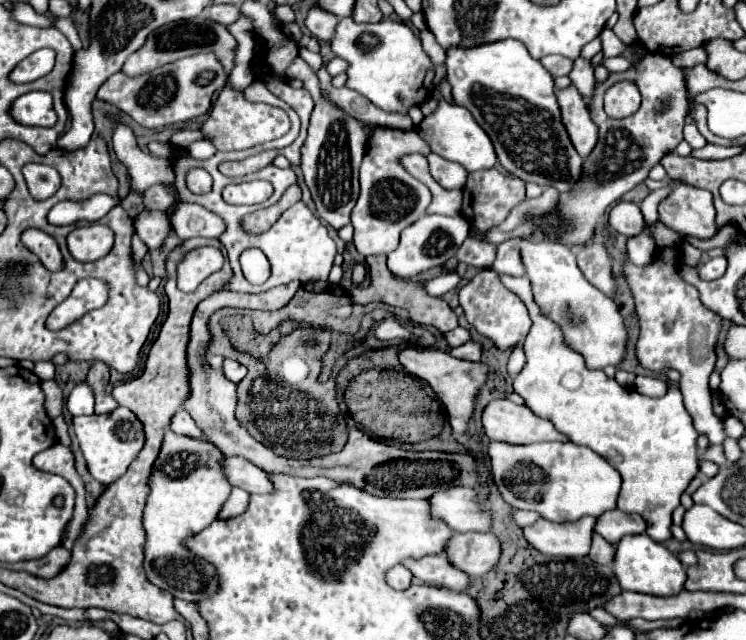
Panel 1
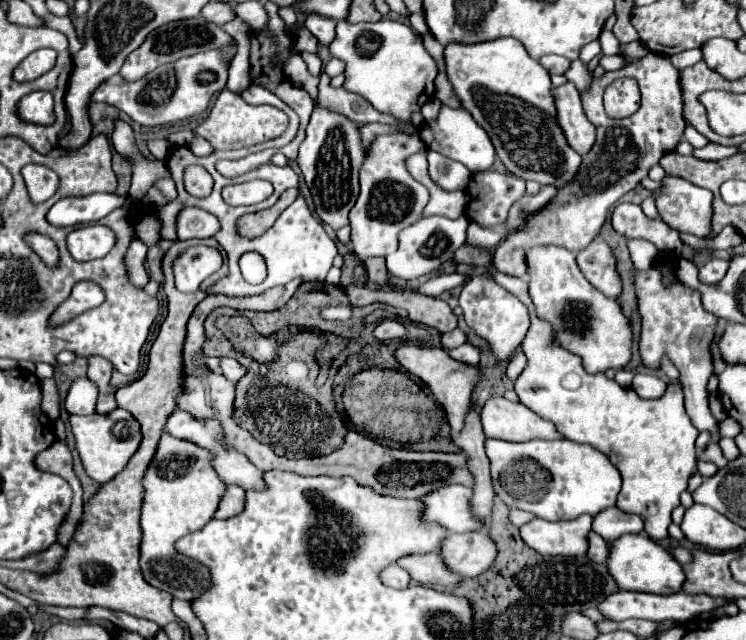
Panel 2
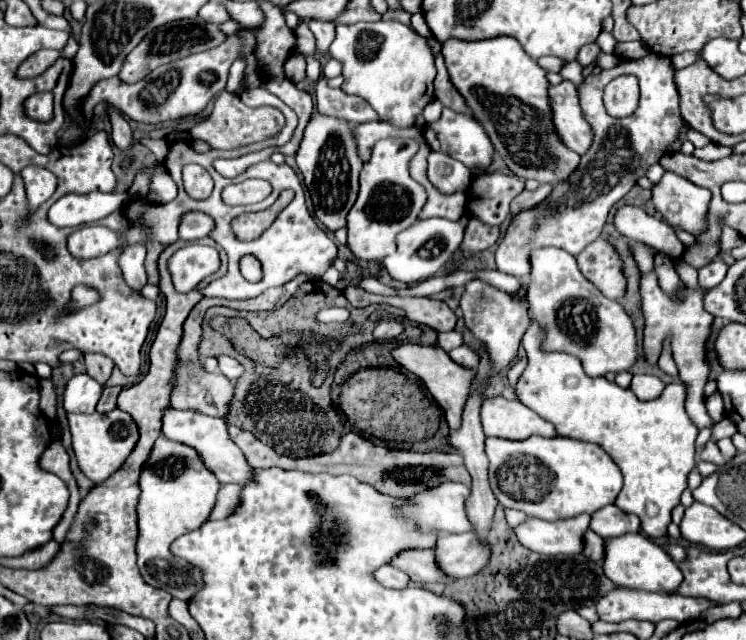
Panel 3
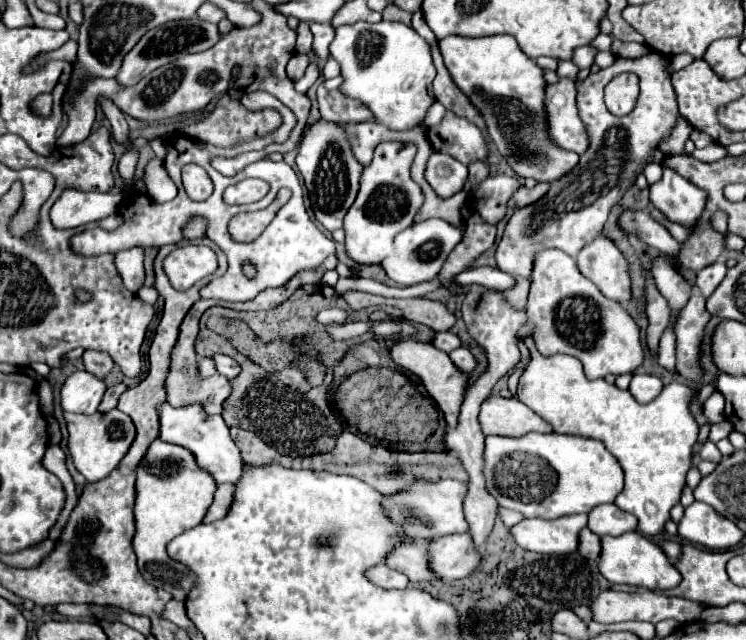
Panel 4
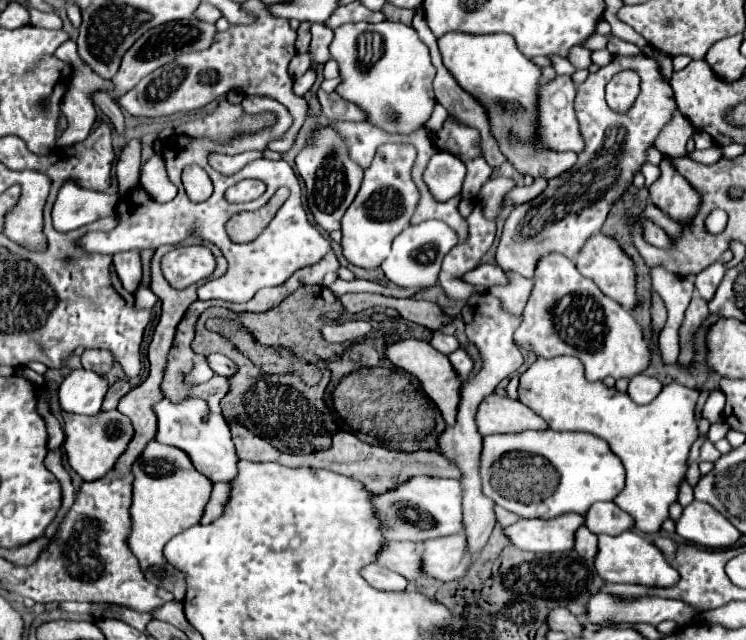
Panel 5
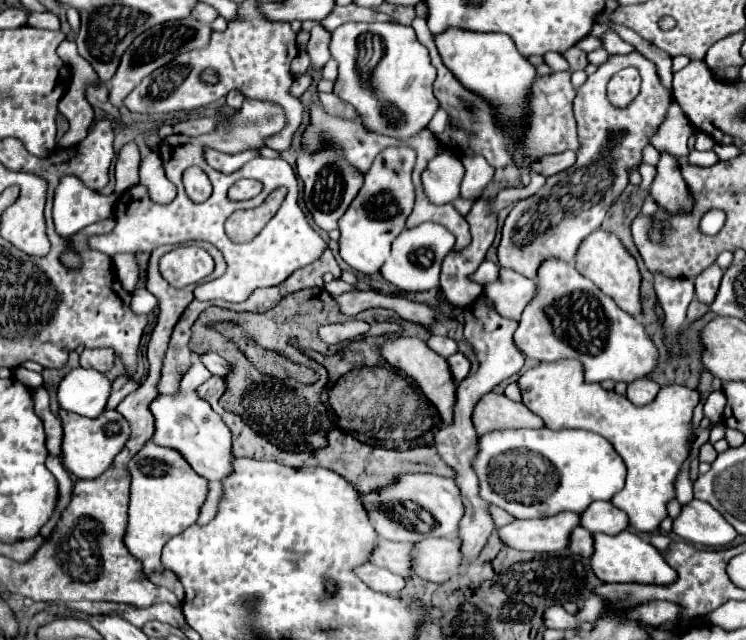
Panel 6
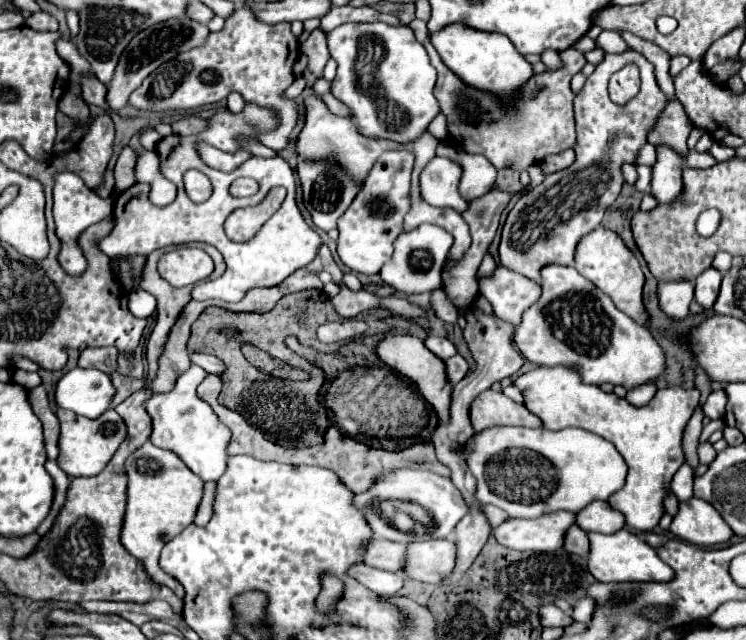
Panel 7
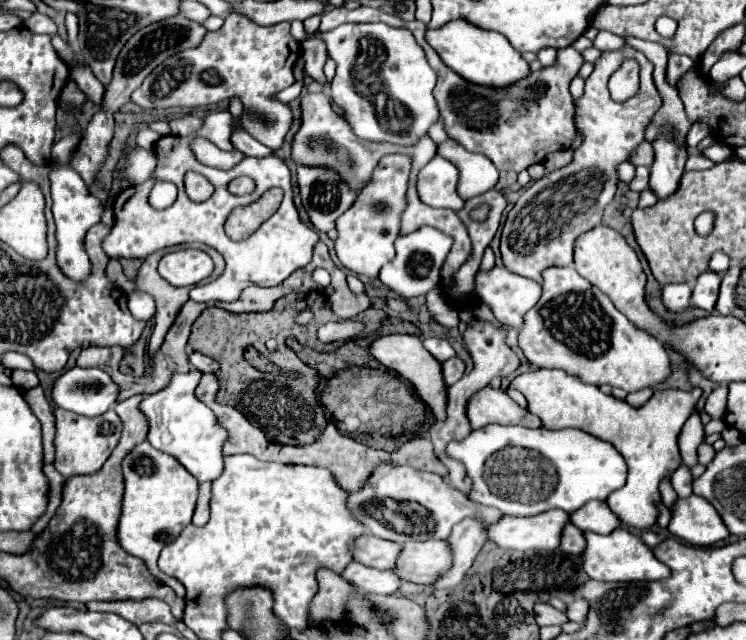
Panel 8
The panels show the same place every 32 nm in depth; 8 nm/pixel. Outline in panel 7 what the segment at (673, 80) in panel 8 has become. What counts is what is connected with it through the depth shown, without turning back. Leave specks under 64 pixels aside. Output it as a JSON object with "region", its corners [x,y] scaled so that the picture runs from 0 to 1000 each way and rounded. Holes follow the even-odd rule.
{"region":[[[901,88],[898,91],[898,119],[906,122],[922,103],[922,97],[925,97],[922,88]]]}

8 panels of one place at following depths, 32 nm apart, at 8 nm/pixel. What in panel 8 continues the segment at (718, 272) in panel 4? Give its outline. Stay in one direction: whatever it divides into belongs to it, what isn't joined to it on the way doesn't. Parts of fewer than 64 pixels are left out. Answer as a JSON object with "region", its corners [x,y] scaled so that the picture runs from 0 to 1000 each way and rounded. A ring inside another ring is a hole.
{"region":[[[944,425],[933,438],[925,475],[933,481],[941,481],[946,488],[957,488],[957,478],[962,469],[962,450],[965,450],[965,431],[957,425]]]}

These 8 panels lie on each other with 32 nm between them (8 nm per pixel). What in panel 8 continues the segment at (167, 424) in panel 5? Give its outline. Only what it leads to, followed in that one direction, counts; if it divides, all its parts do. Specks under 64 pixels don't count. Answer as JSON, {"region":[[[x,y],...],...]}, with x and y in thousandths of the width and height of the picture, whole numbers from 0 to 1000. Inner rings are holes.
{"region":[[[257,578],[252,584],[231,584],[223,606],[190,619],[188,644],[198,656],[196,688],[209,703],[217,703],[241,719],[241,725],[247,725],[247,731],[271,756],[284,753],[298,734],[298,691],[303,688],[303,675],[292,663],[284,641],[260,619],[260,606],[268,597],[268,588],[271,581],[265,578]]]}

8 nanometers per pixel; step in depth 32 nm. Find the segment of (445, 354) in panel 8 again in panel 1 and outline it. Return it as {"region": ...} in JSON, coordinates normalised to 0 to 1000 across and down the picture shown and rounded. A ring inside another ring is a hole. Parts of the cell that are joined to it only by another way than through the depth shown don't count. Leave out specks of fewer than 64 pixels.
{"region":[[[614,509],[614,513],[609,513],[606,519],[598,519],[598,522],[595,522],[595,531],[598,531],[598,538],[601,538],[603,544],[611,544],[611,541],[625,538],[625,534],[630,531],[630,519]]]}

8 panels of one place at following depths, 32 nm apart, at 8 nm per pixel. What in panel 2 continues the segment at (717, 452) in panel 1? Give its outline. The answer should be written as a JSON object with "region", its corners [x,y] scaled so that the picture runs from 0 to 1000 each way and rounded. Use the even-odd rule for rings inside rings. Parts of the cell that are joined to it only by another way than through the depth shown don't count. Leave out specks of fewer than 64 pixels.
{"region":[[[949,691],[949,697],[938,709],[938,719],[957,722],[962,731],[971,731],[971,725],[976,725],[976,719],[968,713],[968,703],[965,703],[965,697],[960,691]]]}

